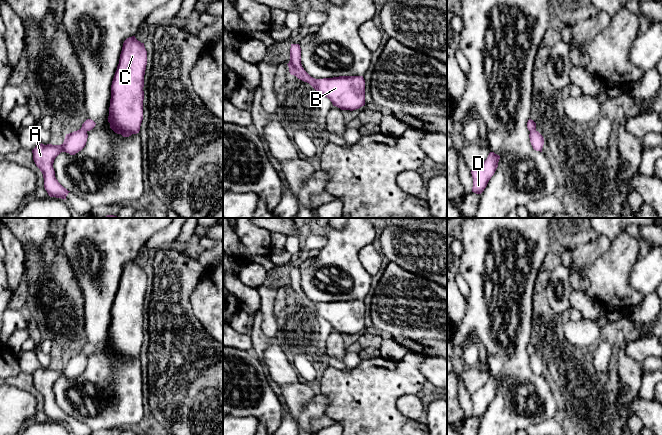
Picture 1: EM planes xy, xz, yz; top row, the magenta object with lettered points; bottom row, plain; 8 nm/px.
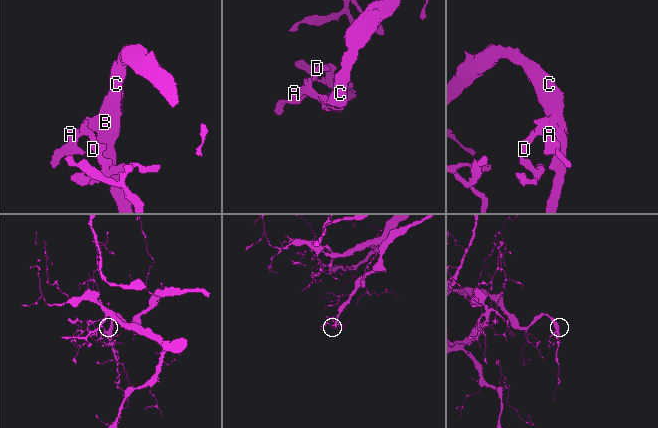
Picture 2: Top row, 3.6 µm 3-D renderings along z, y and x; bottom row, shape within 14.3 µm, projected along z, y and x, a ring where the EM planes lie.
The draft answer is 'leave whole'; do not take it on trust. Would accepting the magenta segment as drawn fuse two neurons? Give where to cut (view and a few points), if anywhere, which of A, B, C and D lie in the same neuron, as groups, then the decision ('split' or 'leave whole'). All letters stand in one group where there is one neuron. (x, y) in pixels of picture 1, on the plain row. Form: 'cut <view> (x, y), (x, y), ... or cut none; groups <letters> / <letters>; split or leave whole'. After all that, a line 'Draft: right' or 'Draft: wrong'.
cut xz (288, 288), (304, 295); groups A D / B C; split
Draft: wrong

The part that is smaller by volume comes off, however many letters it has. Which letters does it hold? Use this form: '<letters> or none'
A, D

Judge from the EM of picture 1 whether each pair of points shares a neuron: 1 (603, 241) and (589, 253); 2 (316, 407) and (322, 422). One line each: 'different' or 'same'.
1: same
2: different

